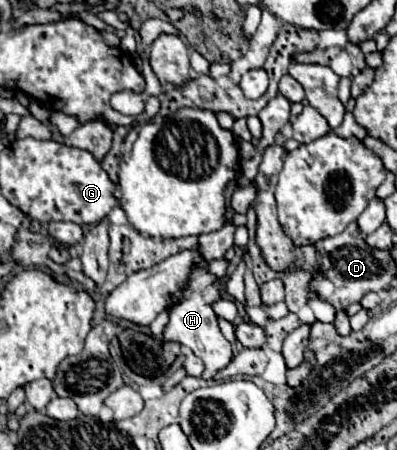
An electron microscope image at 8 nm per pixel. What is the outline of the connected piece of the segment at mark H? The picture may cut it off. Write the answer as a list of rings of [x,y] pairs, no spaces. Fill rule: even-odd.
[[[196,268],[192,270],[188,288],[182,290],[182,296],[178,298],[178,302],[172,306],[170,310],[170,322],[164,330],[164,340],[174,340],[180,342],[184,346],[188,346],[202,362],[204,362],[204,380],[214,378],[214,374],[222,368],[226,368],[232,360],[232,348],[230,342],[222,336],[218,322],[216,322],[216,314],[210,308],[212,302],[216,302],[222,296],[222,286],[218,282],[214,282],[214,276],[206,270],[206,268]]]

